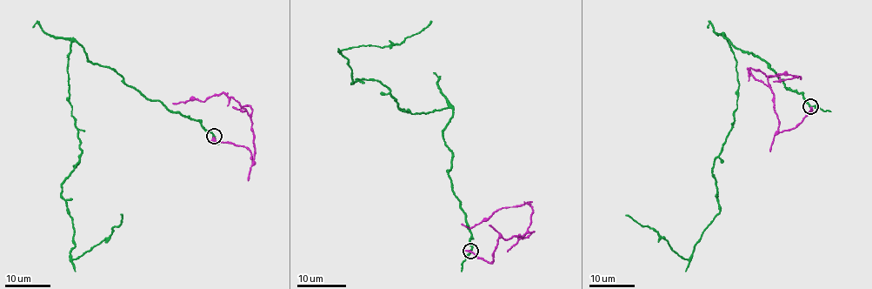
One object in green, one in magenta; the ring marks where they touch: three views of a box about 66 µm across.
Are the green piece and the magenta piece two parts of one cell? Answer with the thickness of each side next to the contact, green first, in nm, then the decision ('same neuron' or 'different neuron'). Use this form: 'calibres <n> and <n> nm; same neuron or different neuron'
calibres 200 and 380 nm; different neuron

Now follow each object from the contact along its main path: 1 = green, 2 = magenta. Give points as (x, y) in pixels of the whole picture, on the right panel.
1: (811, 106), (724, 36), (738, 88), (712, 173), (719, 213), (687, 259), (625, 215)
2: (811, 107), (794, 128), (781, 131), (773, 91), (748, 71), (751, 68), (768, 77), (783, 74), (800, 78)

